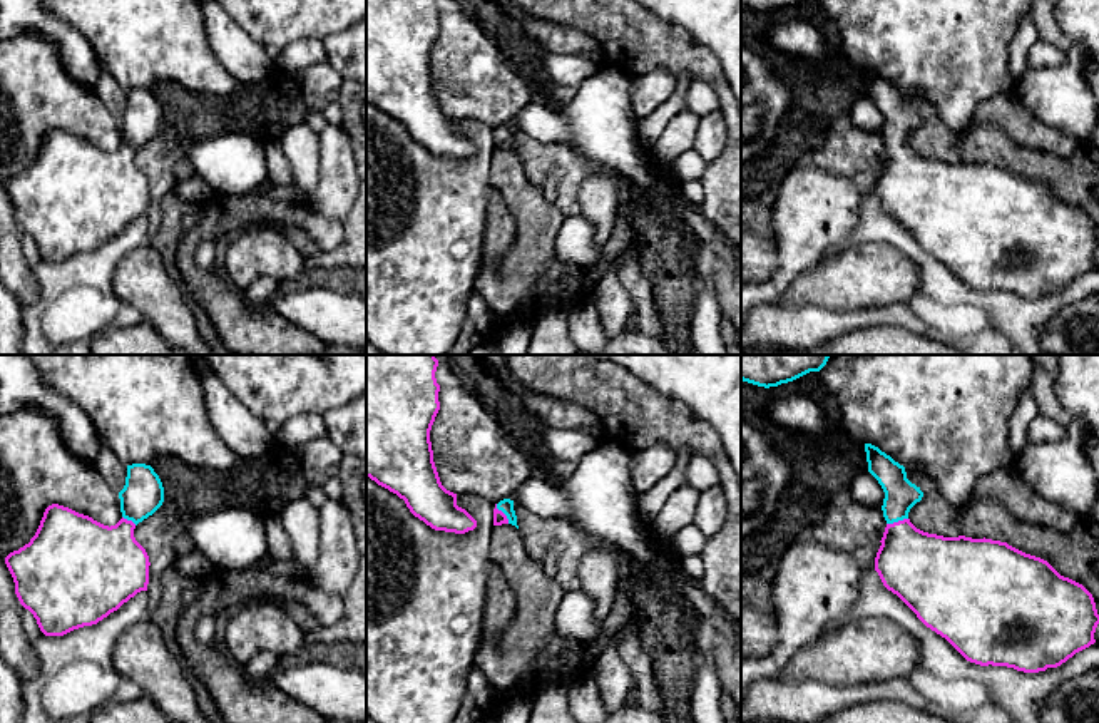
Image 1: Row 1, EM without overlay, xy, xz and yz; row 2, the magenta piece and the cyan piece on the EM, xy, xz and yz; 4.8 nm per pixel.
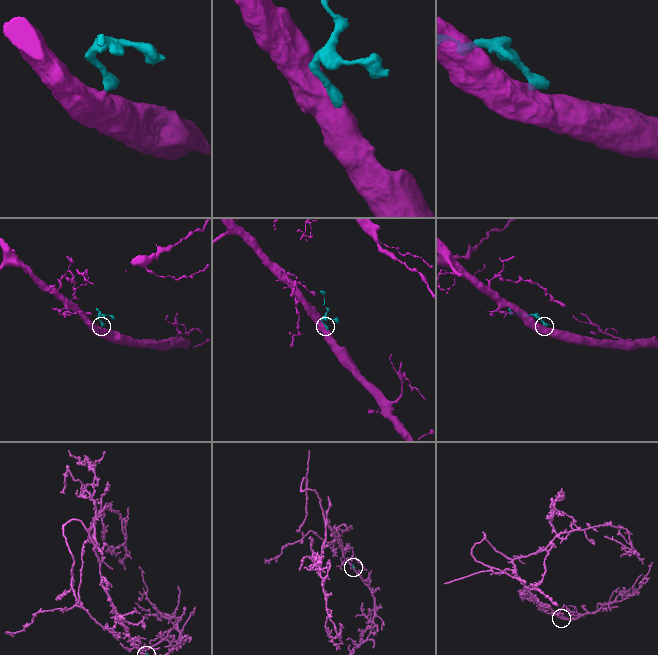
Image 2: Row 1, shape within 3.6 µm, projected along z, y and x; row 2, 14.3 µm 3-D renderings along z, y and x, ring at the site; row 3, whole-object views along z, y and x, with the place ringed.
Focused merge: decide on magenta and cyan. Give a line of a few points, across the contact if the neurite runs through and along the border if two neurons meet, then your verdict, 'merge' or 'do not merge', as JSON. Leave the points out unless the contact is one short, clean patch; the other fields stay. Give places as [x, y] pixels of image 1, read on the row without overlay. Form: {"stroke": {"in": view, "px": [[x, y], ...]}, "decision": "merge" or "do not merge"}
{"stroke": {"in": "xz", "px": [[499, 143], [504, 139], [506, 131]]}, "decision": "merge"}

